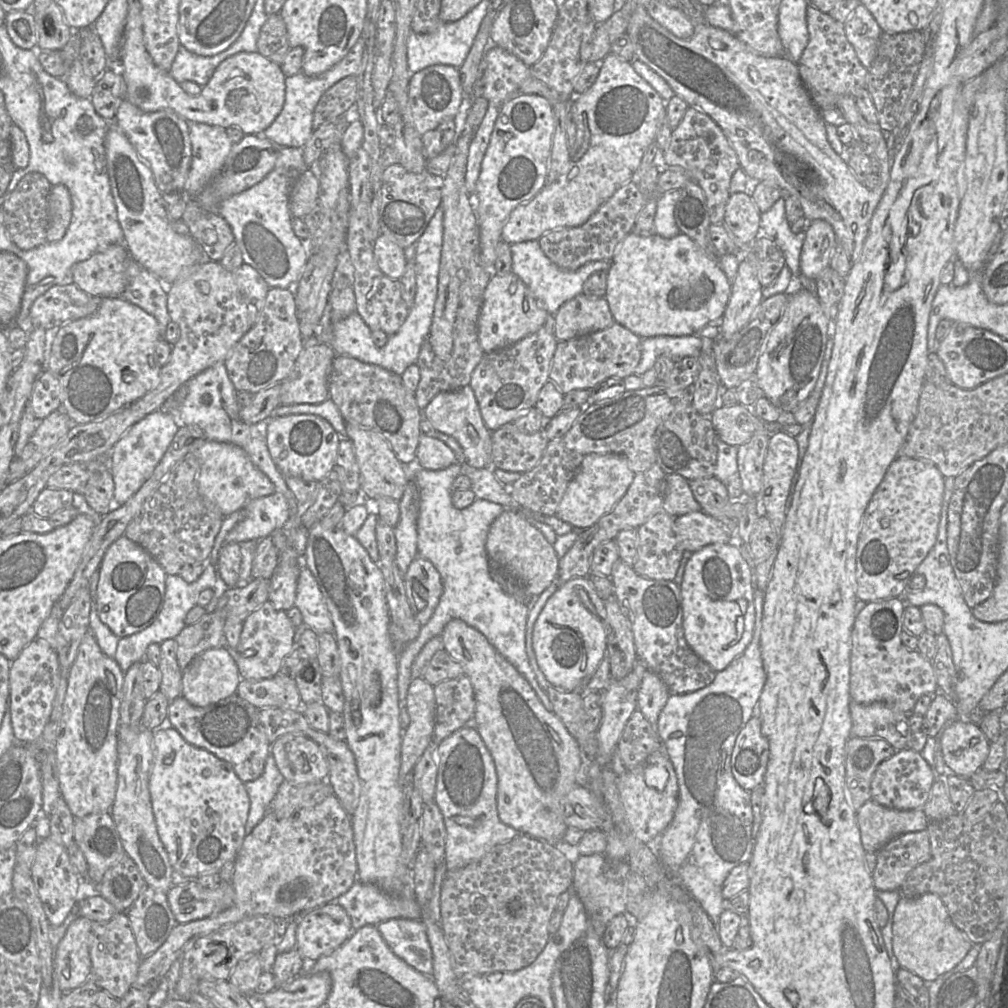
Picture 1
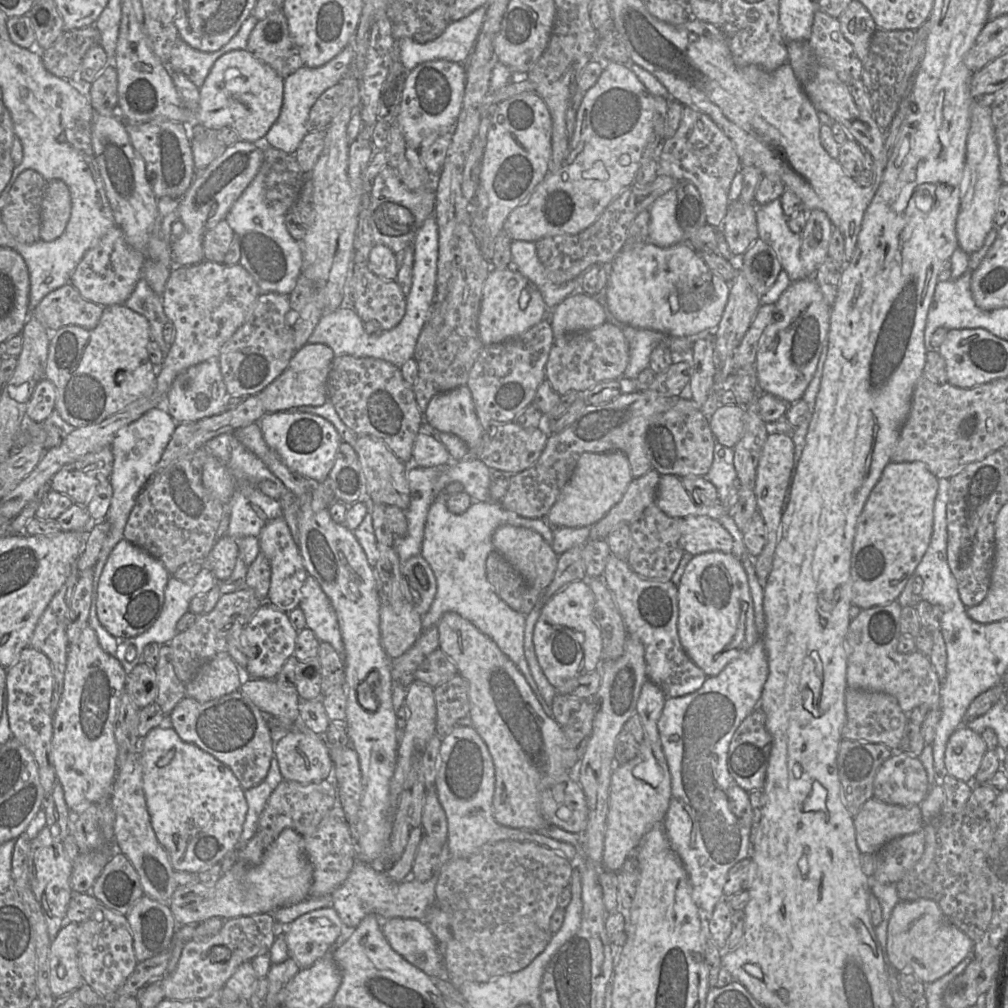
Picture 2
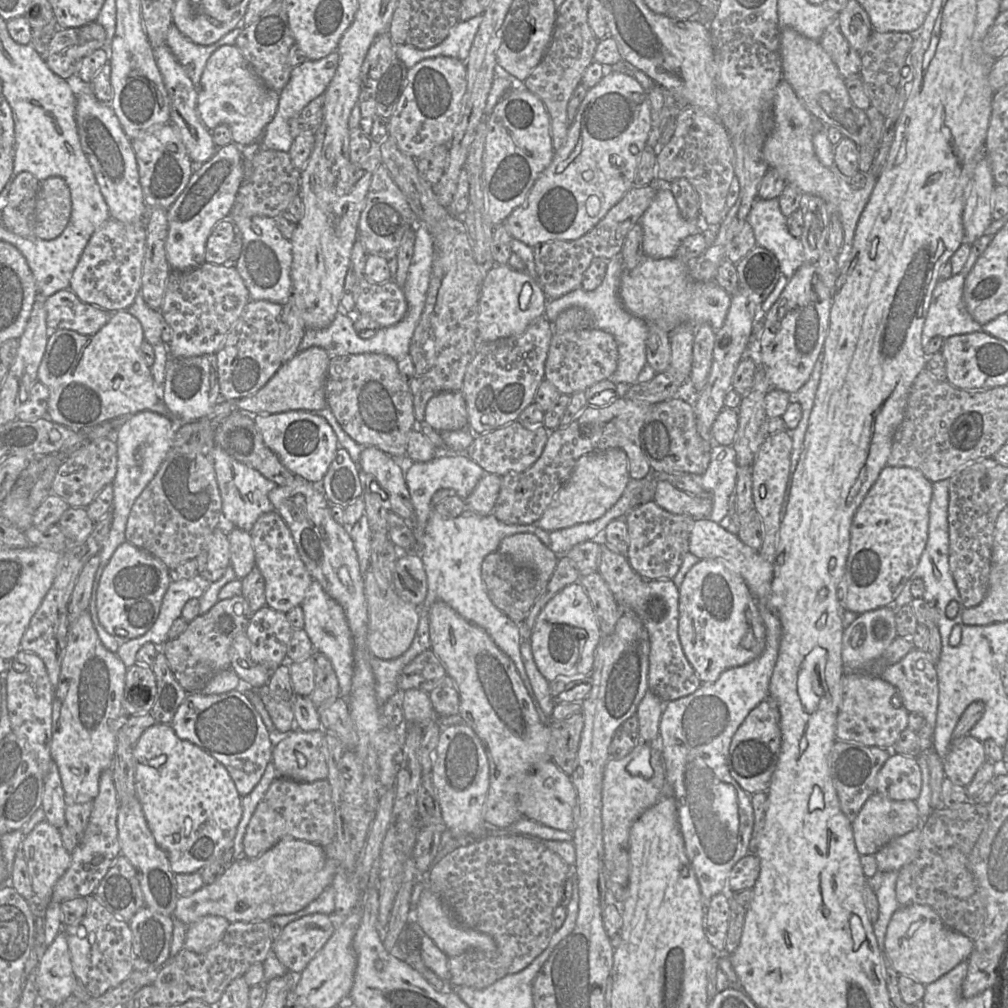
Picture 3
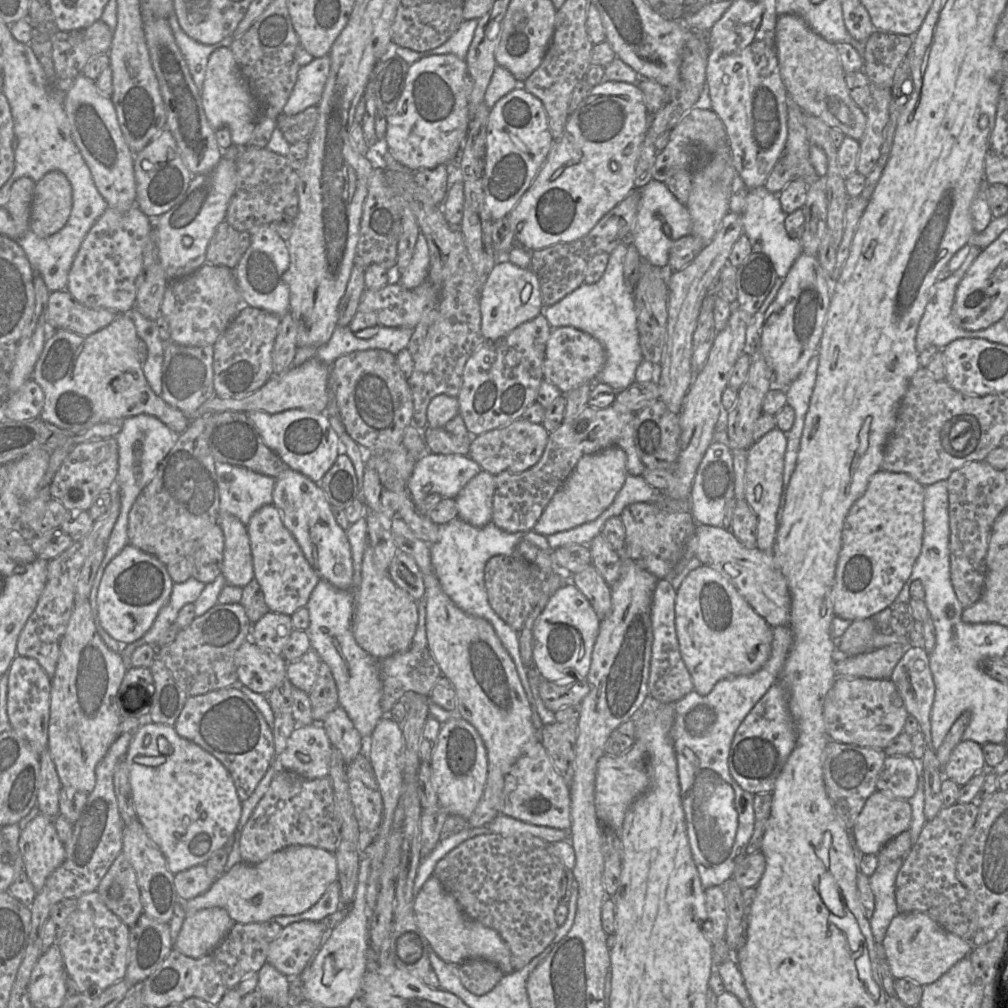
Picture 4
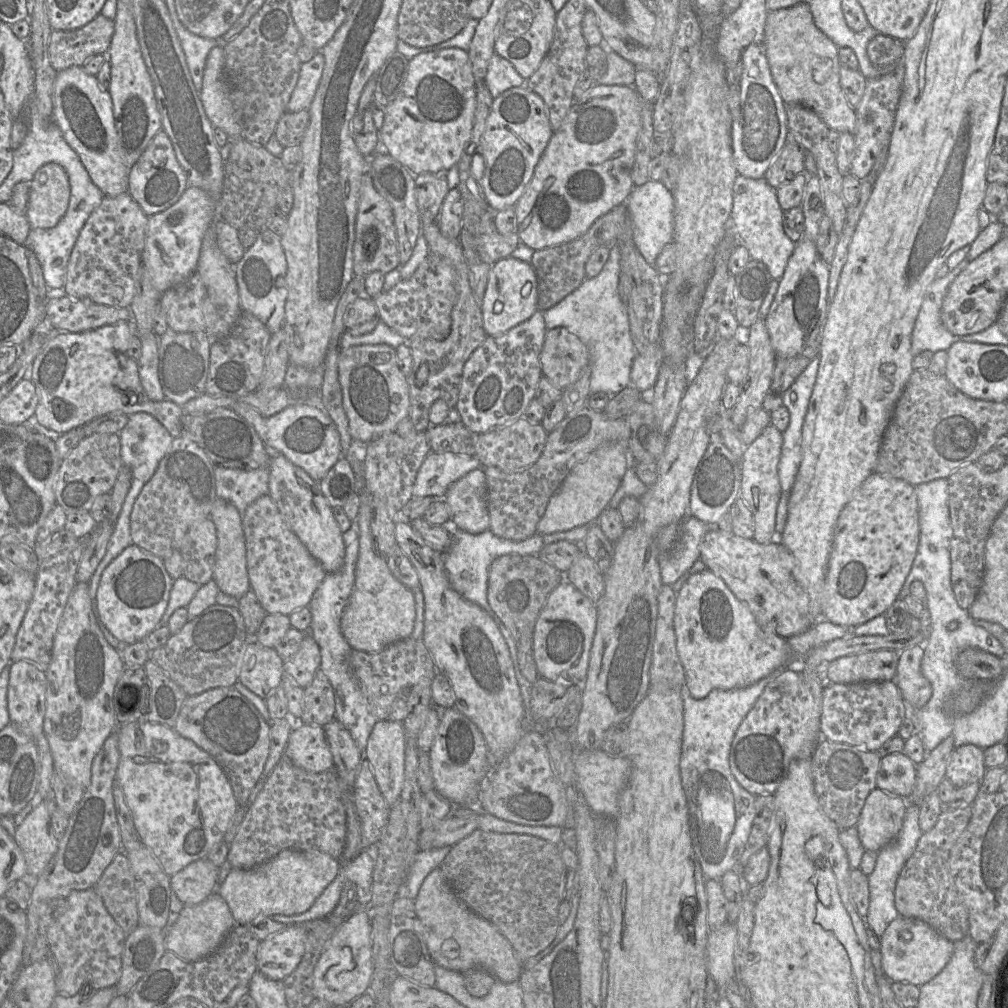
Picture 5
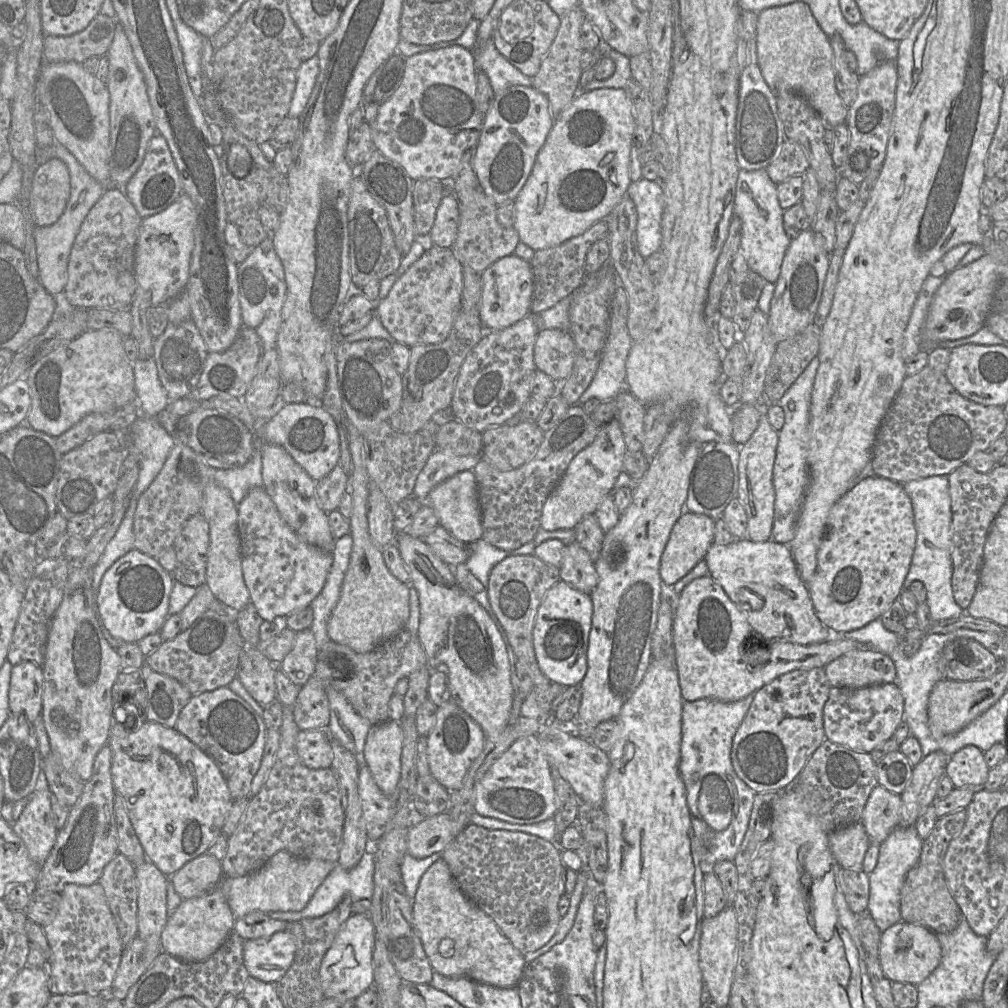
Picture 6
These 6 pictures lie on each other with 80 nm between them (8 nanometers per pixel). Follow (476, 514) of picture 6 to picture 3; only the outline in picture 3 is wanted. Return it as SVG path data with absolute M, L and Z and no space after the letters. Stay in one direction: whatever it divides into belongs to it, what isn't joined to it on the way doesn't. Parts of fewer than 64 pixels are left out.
M485 473L471 494L465 499L466 507L473 512L486 516L493 512L501 485L501 476Z

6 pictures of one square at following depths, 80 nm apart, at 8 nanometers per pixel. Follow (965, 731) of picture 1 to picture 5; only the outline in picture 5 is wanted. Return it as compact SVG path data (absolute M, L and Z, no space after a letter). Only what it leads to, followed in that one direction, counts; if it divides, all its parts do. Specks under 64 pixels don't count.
M972 744L956 747L947 765L946 778L956 788L981 782L986 770L983 749Z

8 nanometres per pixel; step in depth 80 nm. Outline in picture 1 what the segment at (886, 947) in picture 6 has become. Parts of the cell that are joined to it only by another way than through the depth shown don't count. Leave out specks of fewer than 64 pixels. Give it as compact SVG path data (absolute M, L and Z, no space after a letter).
M934 893L899 900L893 915L892 948L897 965L931 983L960 963L973 944L952 922L946 906Z

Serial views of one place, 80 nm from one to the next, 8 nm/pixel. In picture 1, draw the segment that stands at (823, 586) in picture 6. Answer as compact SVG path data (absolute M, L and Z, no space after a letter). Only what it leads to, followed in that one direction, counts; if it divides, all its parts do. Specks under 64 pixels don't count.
M897 457L862 518L856 551L856 596L865 602L901 598L916 568L935 544L945 477L930 461Z

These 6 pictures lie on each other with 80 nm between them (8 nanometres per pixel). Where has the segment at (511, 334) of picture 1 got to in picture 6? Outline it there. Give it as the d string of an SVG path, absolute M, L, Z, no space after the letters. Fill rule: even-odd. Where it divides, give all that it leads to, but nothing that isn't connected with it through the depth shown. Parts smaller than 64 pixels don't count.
M513 253L490 265L481 273L480 278L482 295L479 315L485 330L491 332L506 328L531 313L533 272L528 261ZM494 304L498 308L493 310Z

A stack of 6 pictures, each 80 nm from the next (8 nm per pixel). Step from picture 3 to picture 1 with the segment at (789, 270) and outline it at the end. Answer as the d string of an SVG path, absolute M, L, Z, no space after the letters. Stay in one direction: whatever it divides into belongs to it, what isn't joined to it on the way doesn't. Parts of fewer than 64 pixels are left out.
M780 197L773 206L760 215L760 231L772 239L782 250L785 264L789 267L793 278L793 289L806 289L817 295L814 279L804 276L800 272L800 254L805 239L808 224L802 232L793 233L785 214L785 197Z

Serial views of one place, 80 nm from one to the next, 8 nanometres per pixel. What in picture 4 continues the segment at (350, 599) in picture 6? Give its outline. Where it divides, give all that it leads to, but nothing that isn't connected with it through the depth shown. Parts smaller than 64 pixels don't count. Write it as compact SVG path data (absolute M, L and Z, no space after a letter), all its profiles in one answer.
M368 544L363 554L361 584L358 590L354 591L352 630L357 644L372 656L383 660L396 653L406 652L411 648L417 625L418 601L398 587L389 576L388 571L377 568L373 560L373 549Z

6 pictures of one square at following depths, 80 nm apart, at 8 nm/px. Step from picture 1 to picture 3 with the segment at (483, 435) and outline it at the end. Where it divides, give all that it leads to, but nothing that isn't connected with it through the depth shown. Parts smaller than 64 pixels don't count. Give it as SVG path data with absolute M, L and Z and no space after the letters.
M447 391L433 396L427 404L424 422L439 432L469 428L462 392Z

